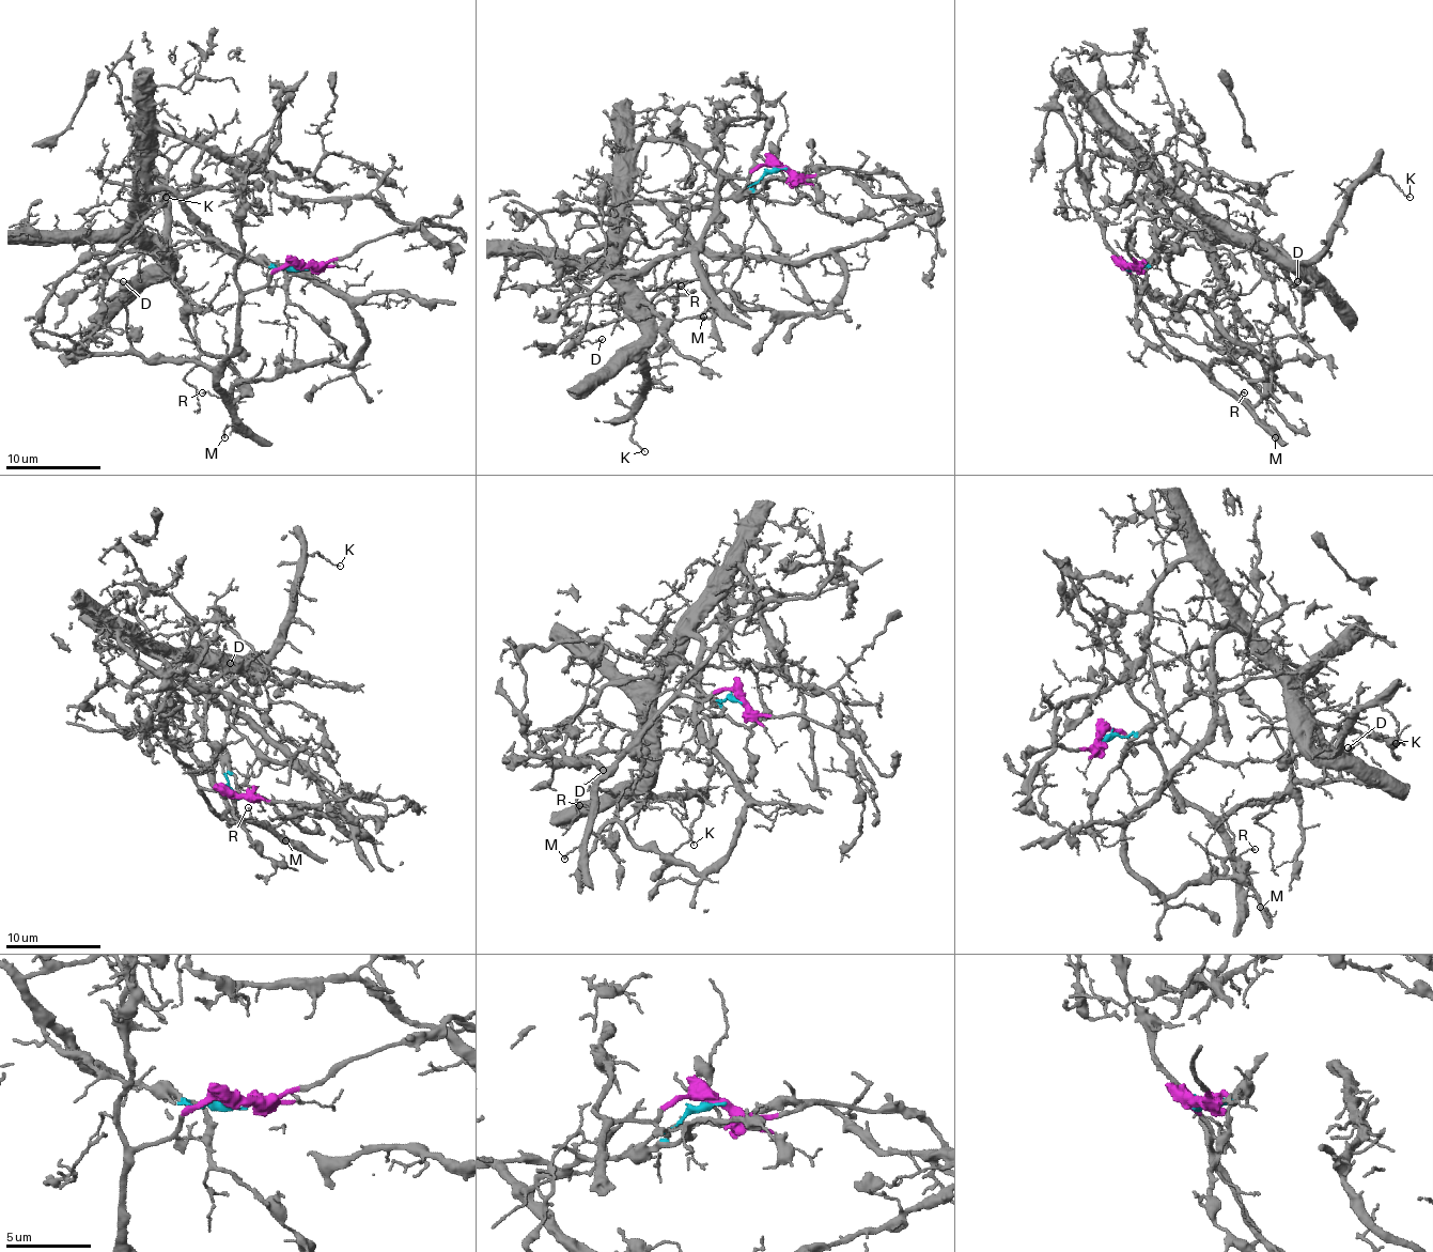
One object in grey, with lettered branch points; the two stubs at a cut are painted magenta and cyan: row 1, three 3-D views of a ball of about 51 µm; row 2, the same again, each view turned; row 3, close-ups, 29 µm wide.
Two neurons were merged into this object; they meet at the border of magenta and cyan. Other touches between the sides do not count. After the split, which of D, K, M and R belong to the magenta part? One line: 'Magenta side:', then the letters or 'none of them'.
Magenta side: M, R

